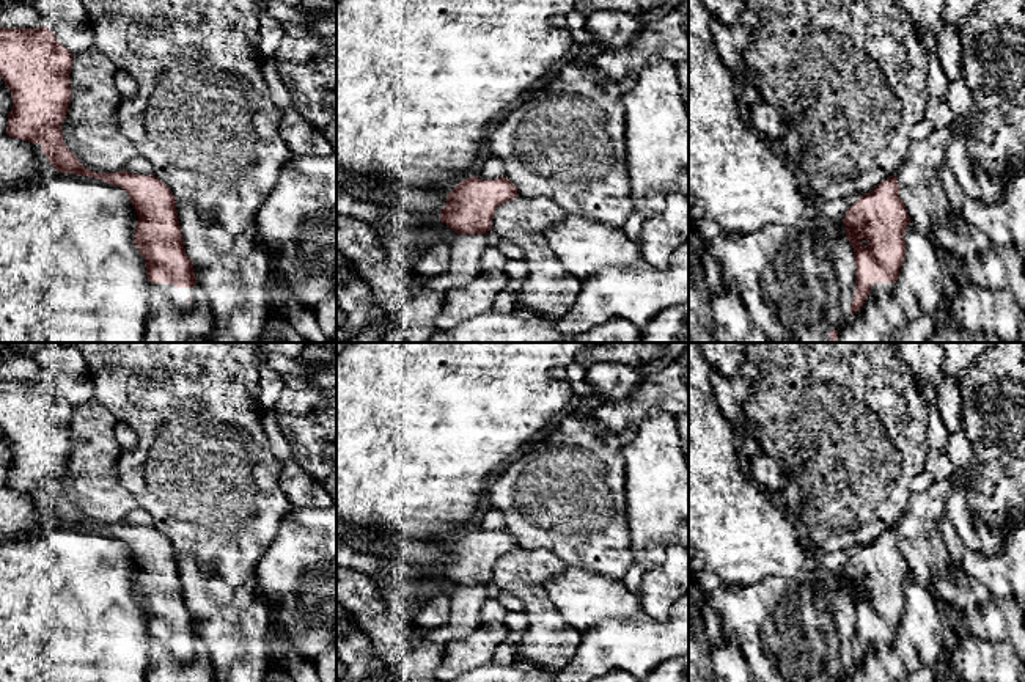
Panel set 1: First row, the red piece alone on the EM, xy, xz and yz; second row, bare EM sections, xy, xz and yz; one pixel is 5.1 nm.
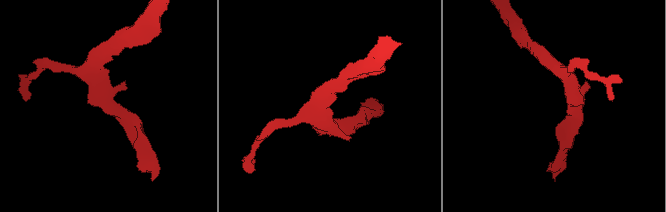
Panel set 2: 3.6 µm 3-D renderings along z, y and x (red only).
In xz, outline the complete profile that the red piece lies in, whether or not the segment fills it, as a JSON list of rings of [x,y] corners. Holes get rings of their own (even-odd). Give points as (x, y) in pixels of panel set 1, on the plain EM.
[[[506,530],[461,533],[448,547],[440,572],[456,586],[486,586],[498,558],[517,550],[516,537]]]

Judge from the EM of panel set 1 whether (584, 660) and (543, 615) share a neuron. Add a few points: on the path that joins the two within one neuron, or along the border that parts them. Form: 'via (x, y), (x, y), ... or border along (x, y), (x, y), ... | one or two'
border along (582, 634), (577, 651), (565, 665) | two

